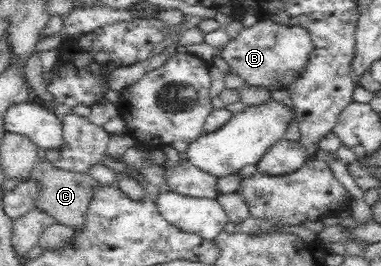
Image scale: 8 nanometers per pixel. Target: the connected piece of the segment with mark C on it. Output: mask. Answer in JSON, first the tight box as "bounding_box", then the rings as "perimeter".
{"bounding_box":[20,158,97,228],"perimeter":[[[37,158],[31,172],[20,181],[23,180],[32,181],[38,186],[38,193],[34,196],[34,205],[39,210],[49,213],[54,218],[54,222],[60,222],[71,228],[82,225],[94,186],[97,184],[97,181],[87,172],[61,170],[47,159]]]}

